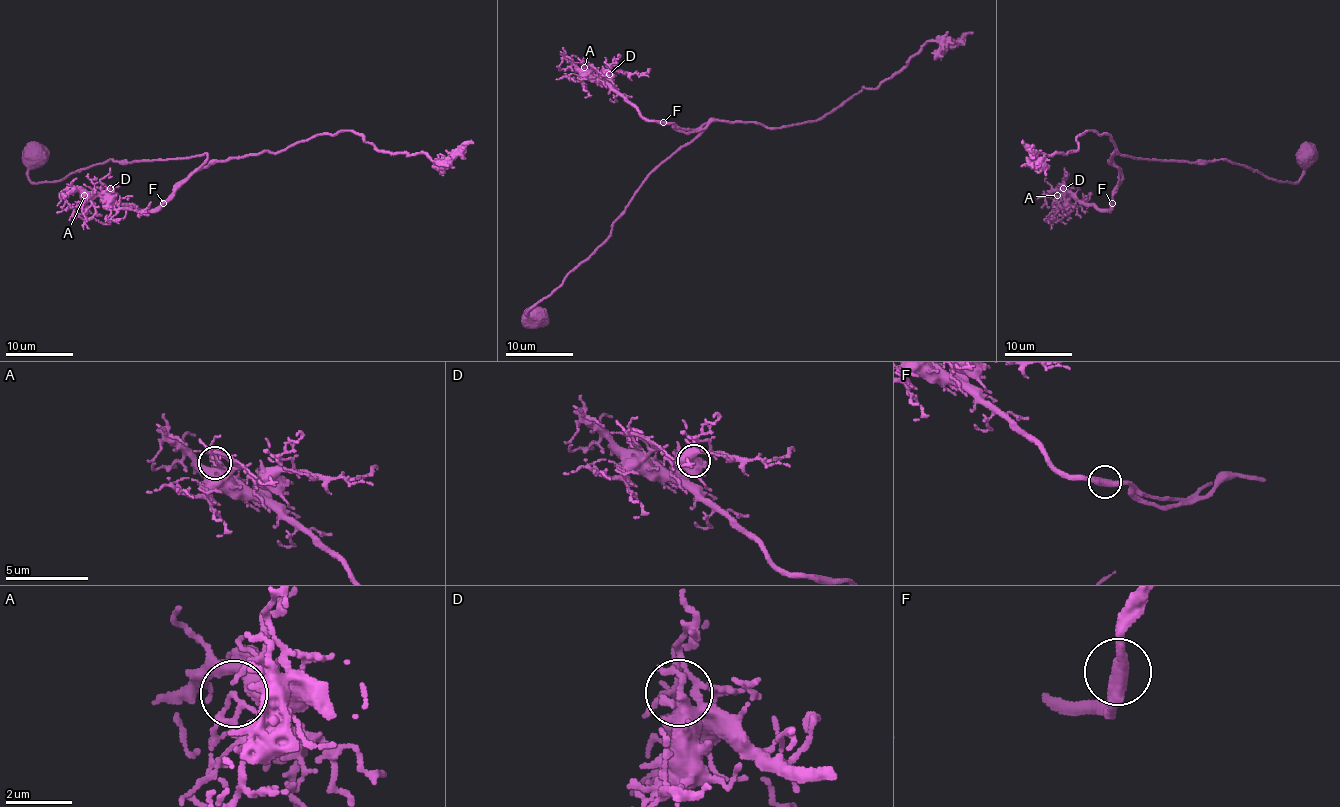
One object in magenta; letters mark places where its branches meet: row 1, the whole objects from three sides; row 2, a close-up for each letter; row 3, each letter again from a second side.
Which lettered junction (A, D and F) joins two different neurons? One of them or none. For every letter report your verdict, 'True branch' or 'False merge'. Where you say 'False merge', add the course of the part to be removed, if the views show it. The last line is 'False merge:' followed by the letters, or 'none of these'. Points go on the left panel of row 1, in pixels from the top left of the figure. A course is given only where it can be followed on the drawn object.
A: True branch
D: True branch
F: True branch
False merge: none of these

